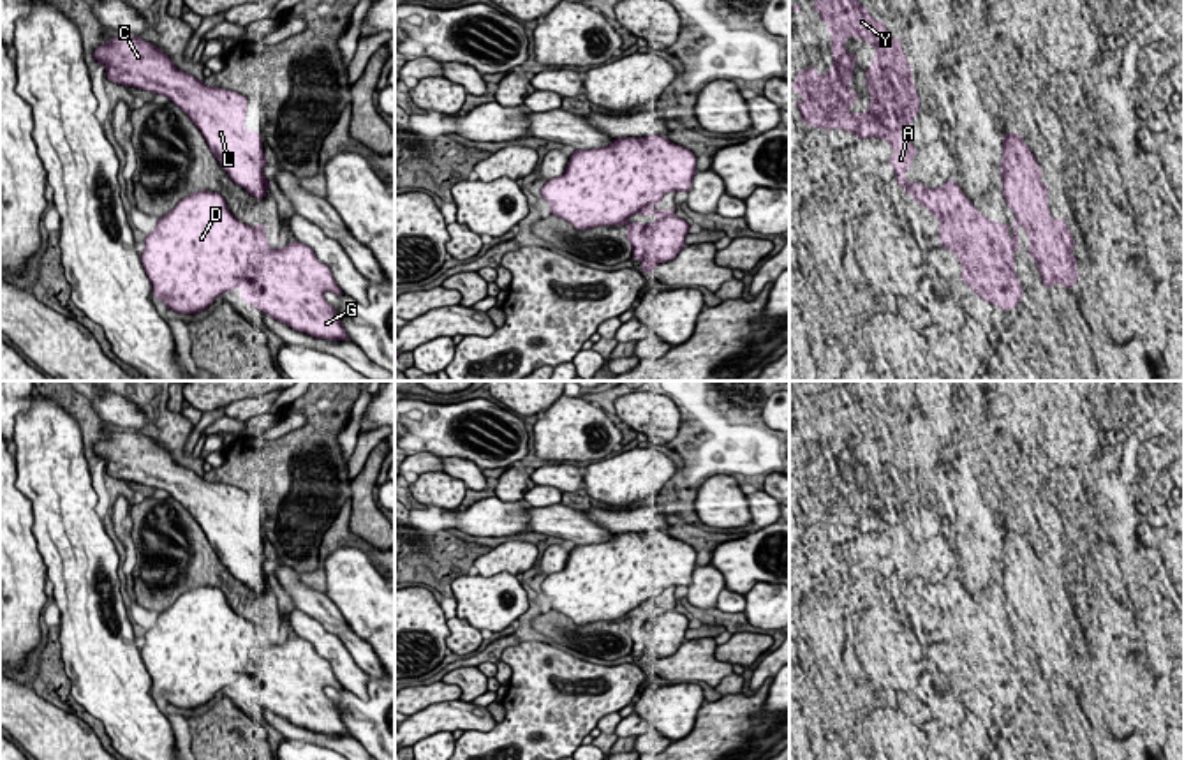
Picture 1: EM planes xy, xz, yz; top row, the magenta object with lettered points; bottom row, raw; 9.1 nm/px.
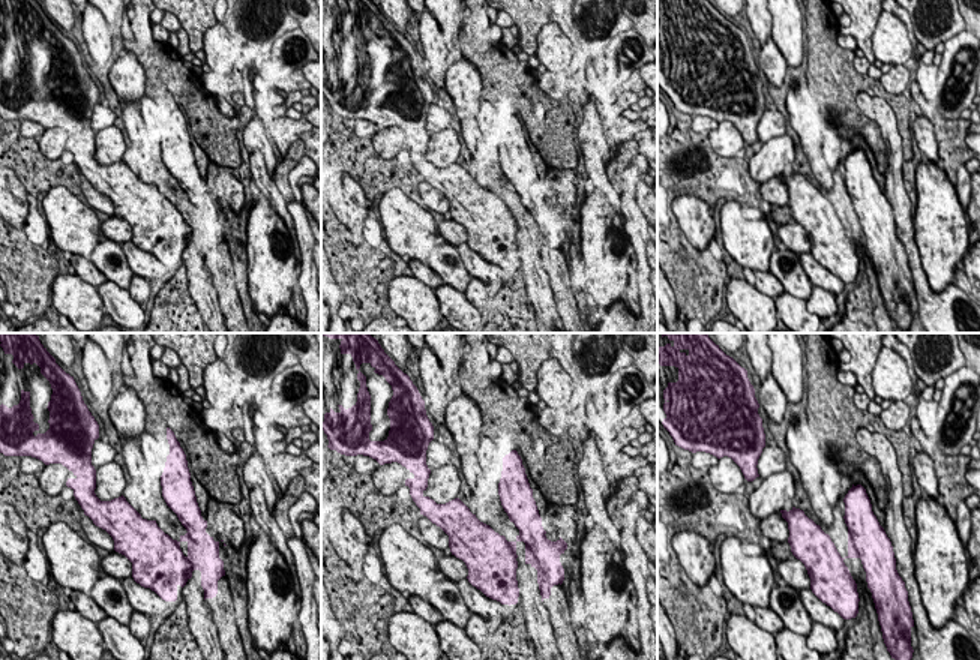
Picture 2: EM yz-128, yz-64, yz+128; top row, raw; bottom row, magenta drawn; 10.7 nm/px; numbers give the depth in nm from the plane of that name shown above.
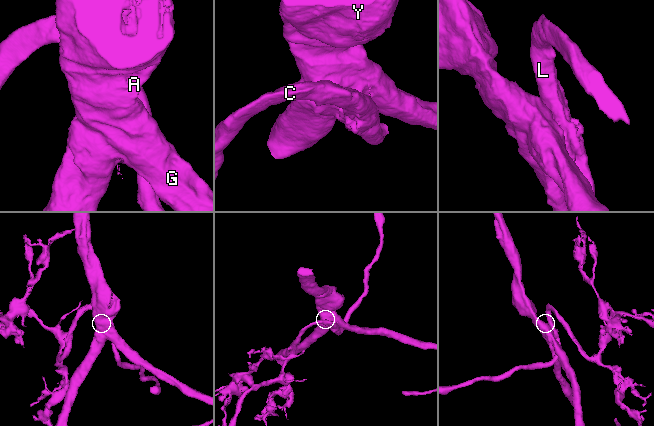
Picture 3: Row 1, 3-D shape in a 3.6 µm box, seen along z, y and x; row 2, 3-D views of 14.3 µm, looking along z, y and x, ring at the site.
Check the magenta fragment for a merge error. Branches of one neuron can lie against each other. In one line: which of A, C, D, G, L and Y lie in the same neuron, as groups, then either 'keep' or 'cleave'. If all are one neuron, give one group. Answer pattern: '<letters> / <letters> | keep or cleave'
A D G Y / C L | cleave

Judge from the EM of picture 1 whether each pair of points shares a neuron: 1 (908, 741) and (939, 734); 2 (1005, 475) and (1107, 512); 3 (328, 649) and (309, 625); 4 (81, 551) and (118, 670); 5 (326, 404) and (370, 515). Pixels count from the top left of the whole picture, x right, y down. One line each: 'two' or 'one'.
1: two
2: two
3: one
4: one
5: two

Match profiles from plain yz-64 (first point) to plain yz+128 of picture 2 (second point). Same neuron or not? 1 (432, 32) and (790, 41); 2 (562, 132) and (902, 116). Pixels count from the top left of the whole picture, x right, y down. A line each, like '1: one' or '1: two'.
1: two
2: one

